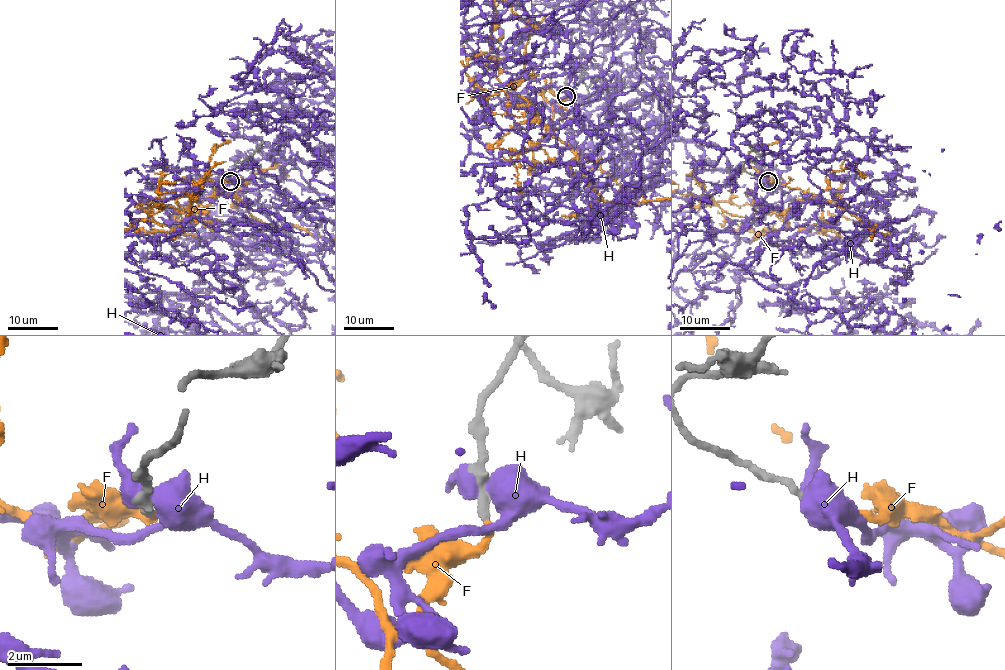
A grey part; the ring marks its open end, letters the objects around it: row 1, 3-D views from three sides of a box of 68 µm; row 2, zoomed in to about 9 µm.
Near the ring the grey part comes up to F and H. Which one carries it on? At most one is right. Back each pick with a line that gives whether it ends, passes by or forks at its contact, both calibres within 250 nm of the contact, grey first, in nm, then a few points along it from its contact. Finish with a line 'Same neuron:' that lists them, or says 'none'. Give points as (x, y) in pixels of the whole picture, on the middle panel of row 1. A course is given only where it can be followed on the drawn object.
F: it ends there; 240 nm thick on the grey side, 220 nm on the other
Same neuron: F

